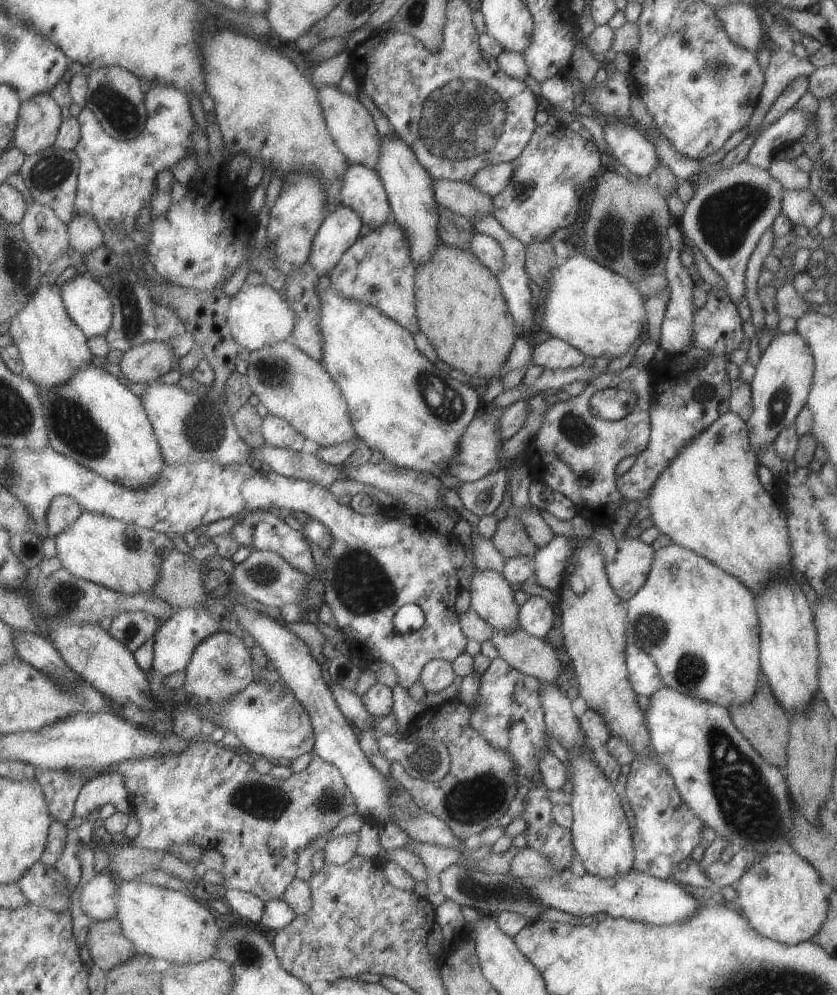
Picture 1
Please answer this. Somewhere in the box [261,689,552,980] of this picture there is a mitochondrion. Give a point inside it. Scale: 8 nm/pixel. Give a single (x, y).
(474, 801)

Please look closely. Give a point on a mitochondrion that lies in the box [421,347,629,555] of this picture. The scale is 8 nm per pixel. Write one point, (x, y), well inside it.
(573, 426)

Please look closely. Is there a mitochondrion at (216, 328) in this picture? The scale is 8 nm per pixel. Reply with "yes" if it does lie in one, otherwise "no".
no

